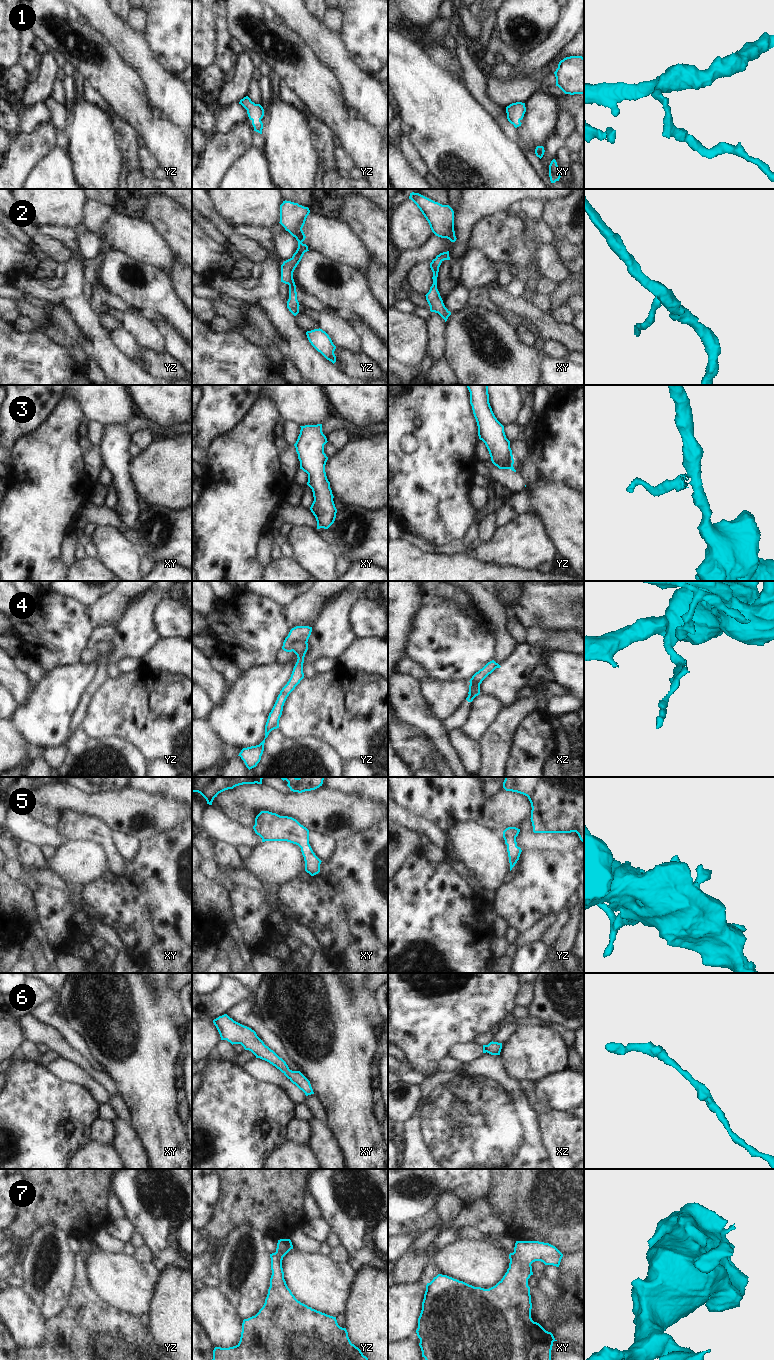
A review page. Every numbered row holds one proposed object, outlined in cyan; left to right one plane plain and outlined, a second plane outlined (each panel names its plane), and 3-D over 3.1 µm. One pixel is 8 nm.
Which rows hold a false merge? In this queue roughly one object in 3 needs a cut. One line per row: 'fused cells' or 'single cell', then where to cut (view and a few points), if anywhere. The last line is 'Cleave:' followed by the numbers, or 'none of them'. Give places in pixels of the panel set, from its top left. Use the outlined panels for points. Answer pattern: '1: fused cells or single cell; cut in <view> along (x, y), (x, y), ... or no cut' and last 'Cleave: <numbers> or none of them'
1: single cell; no cut
2: single cell; no cut
3: fused cells; cut in yz along (512, 464), (506, 467), (498, 467)
4: fused cells; cut in yz along (306, 641), (296, 641), (292, 646), (292, 650)
5: single cell; no cut
6: single cell; no cut
7: single cell; no cut
Cleave: 3, 4

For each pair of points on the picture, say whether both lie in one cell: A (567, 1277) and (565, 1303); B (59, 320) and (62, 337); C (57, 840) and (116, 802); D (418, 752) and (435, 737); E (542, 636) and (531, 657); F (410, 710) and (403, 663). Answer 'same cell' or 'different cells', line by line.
A: same cell
B: same cell
C: different cells
D: different cells
E: different cells
F: different cells

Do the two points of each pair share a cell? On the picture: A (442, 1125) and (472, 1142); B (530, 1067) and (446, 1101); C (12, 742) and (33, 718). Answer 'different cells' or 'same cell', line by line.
A: same cell
B: different cells
C: different cells

